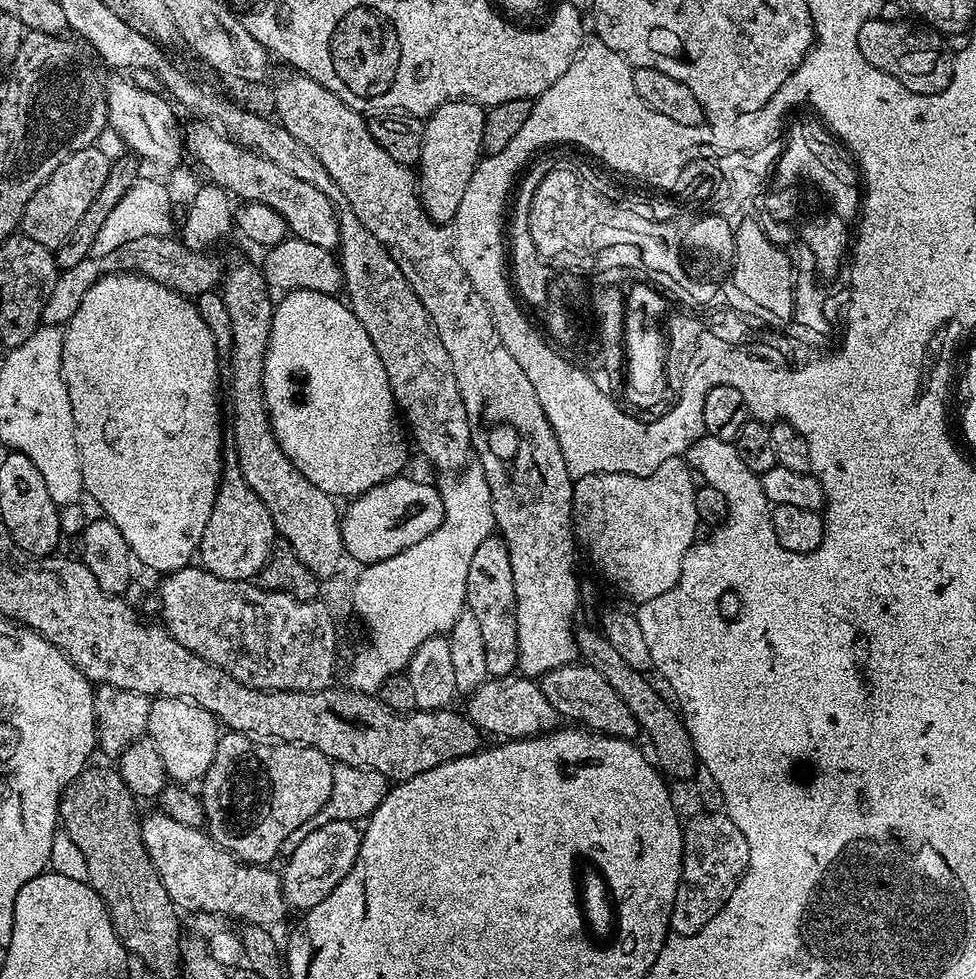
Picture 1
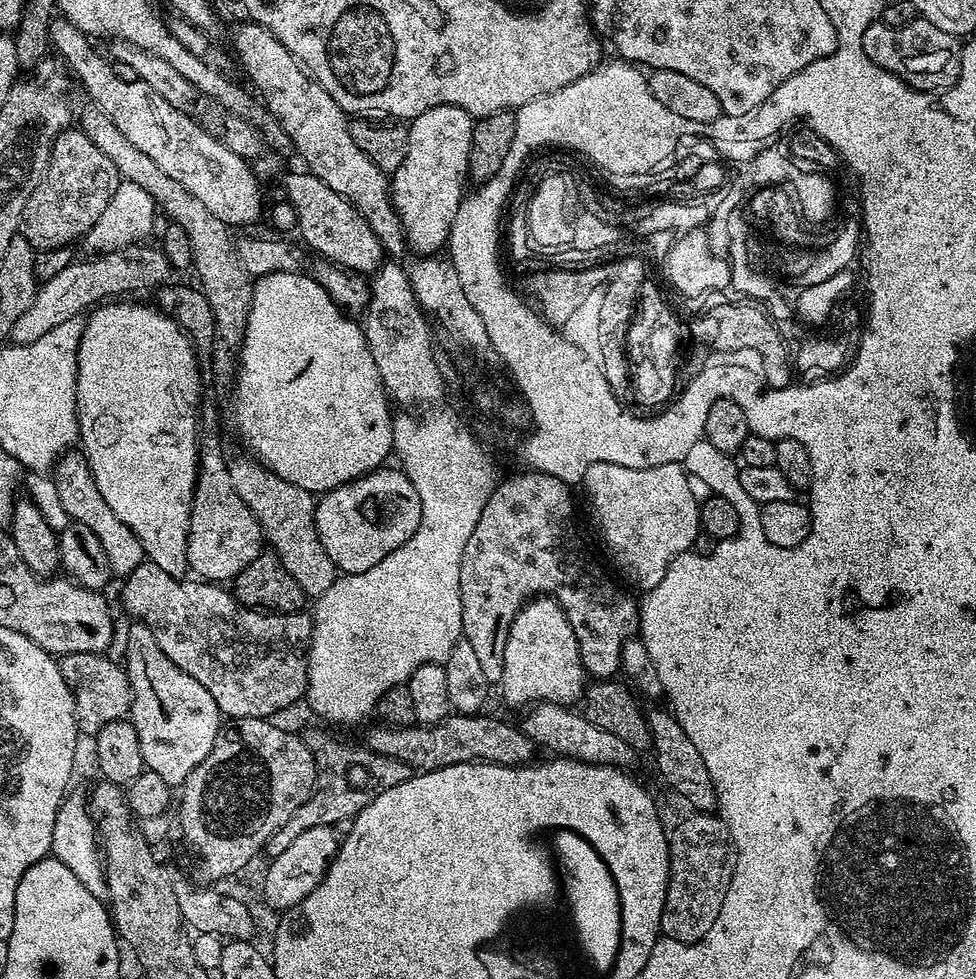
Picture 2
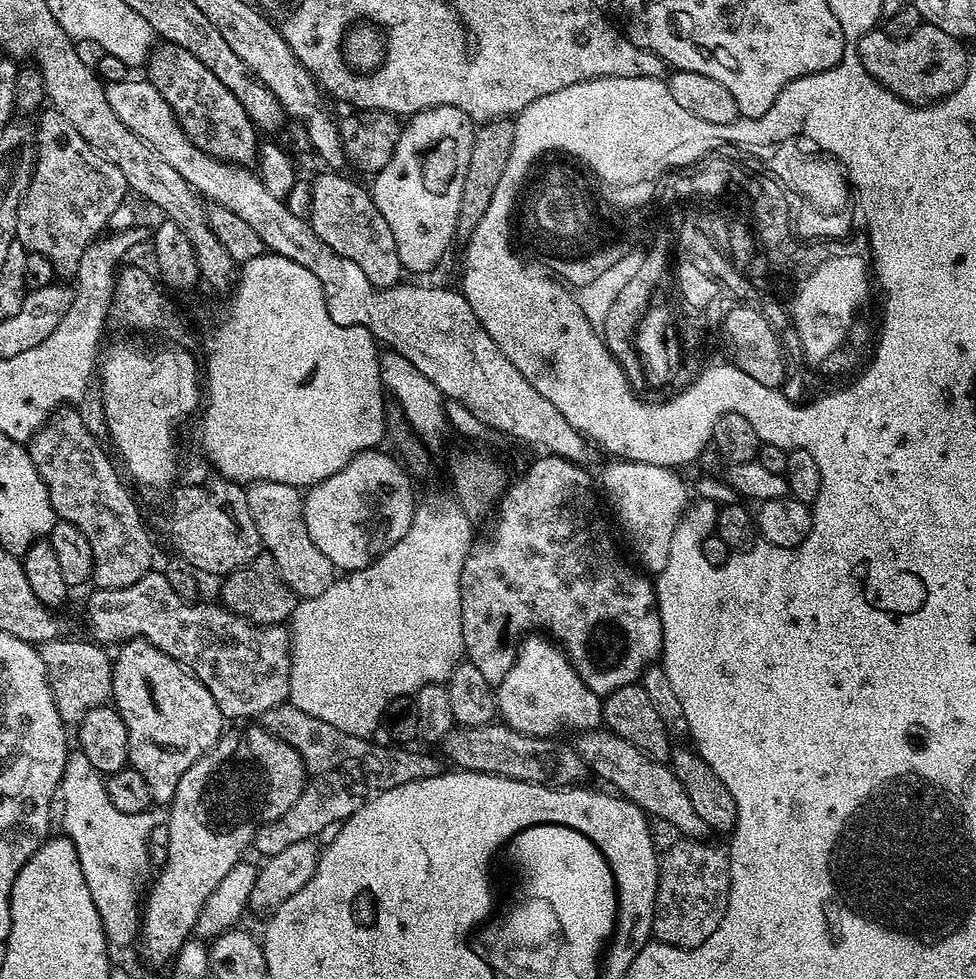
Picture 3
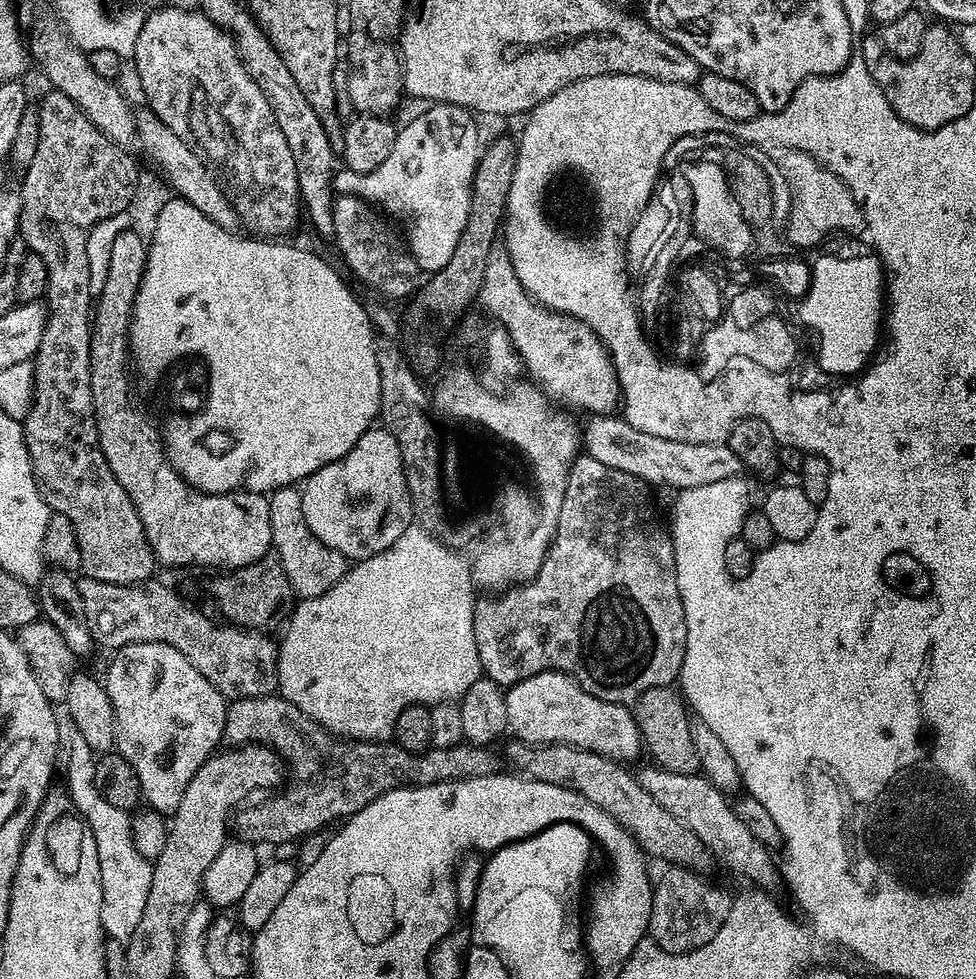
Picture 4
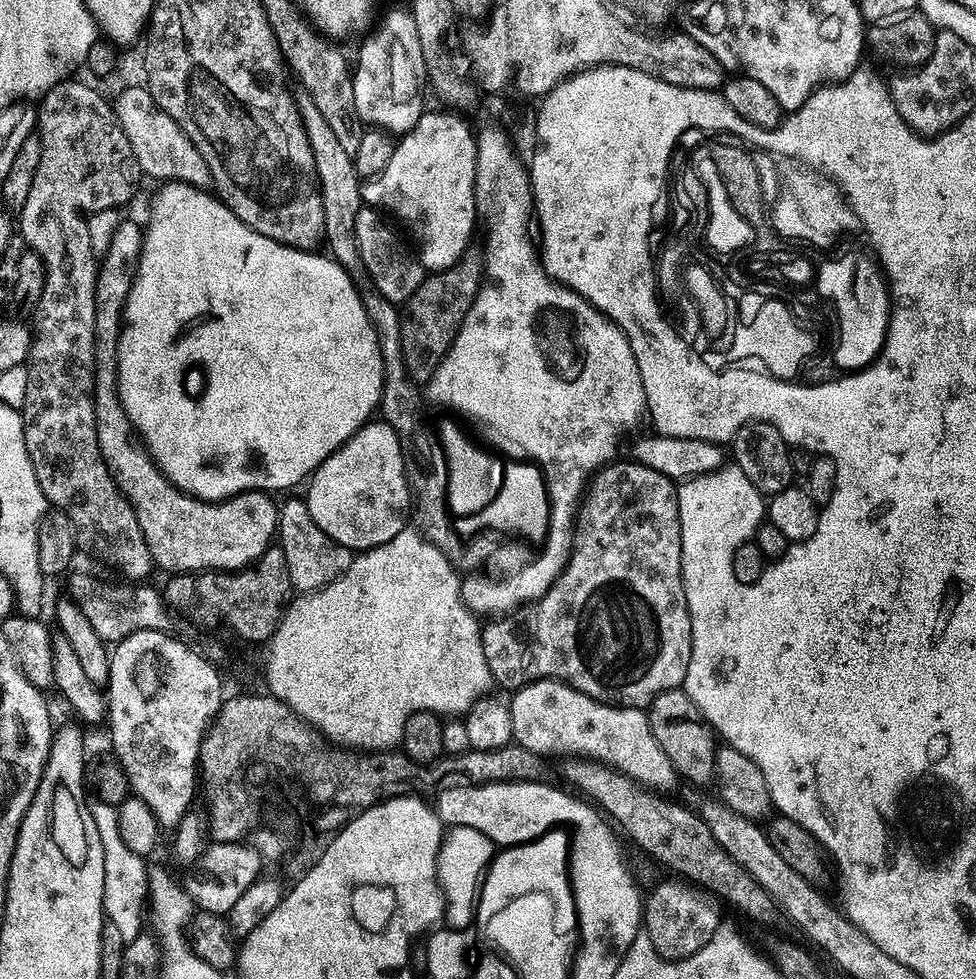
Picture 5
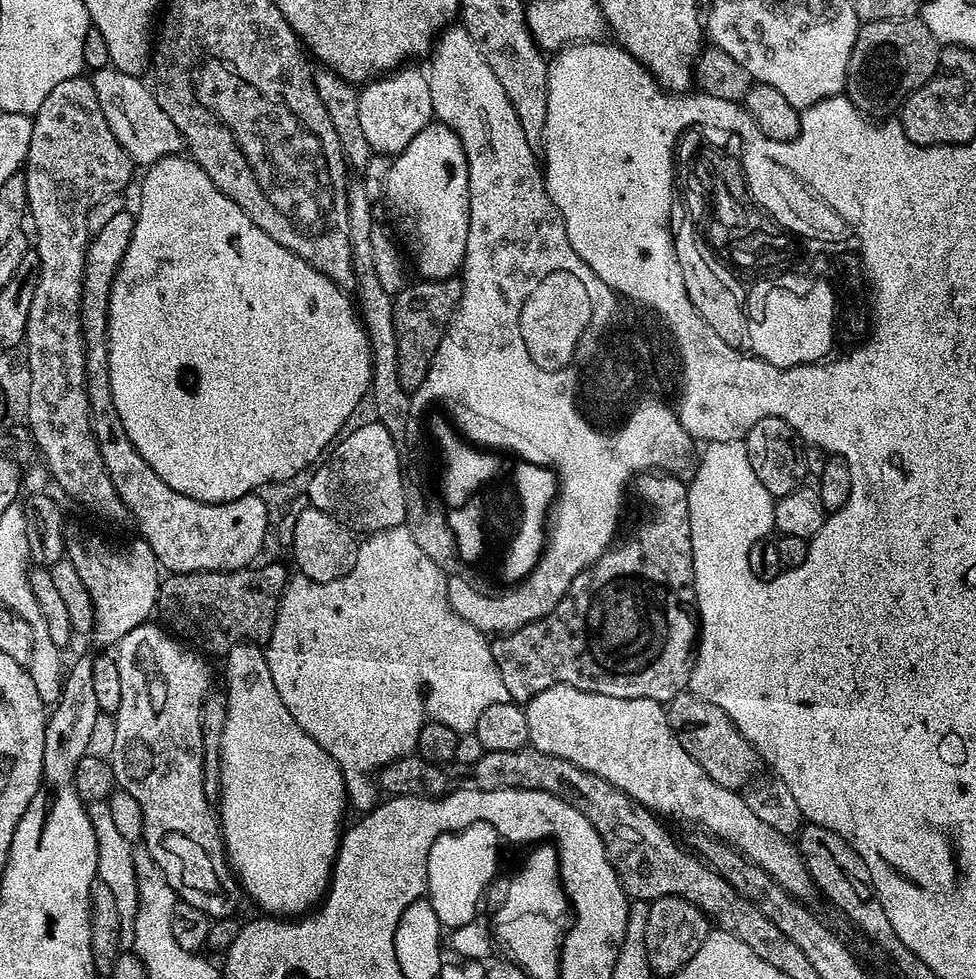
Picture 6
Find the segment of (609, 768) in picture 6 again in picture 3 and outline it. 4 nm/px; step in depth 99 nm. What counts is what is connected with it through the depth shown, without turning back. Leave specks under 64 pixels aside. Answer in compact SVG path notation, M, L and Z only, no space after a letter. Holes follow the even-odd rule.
M529 634L519 641L510 674L496 688L496 706L503 723L531 736L552 738L563 728L591 732L602 724L601 697L582 682L563 647L544 634Z

